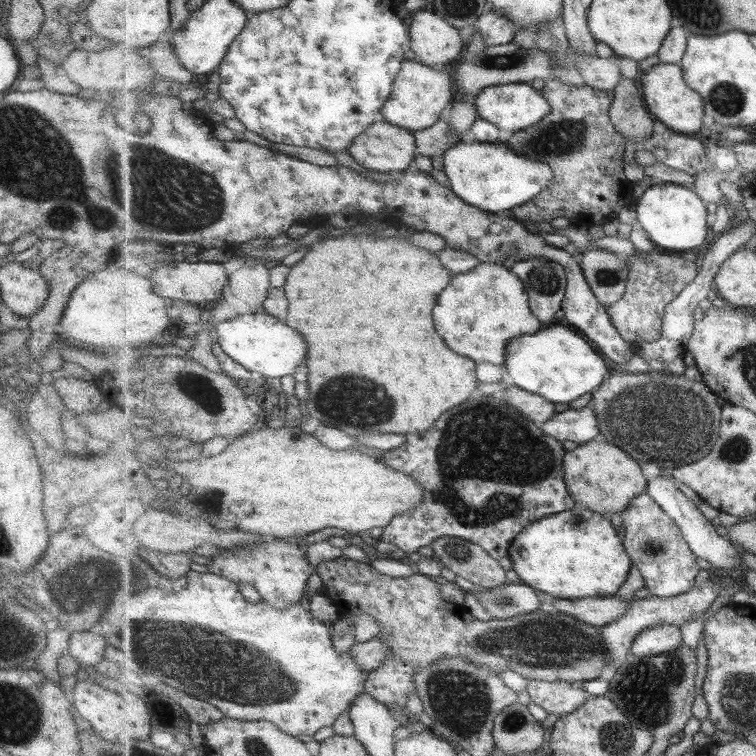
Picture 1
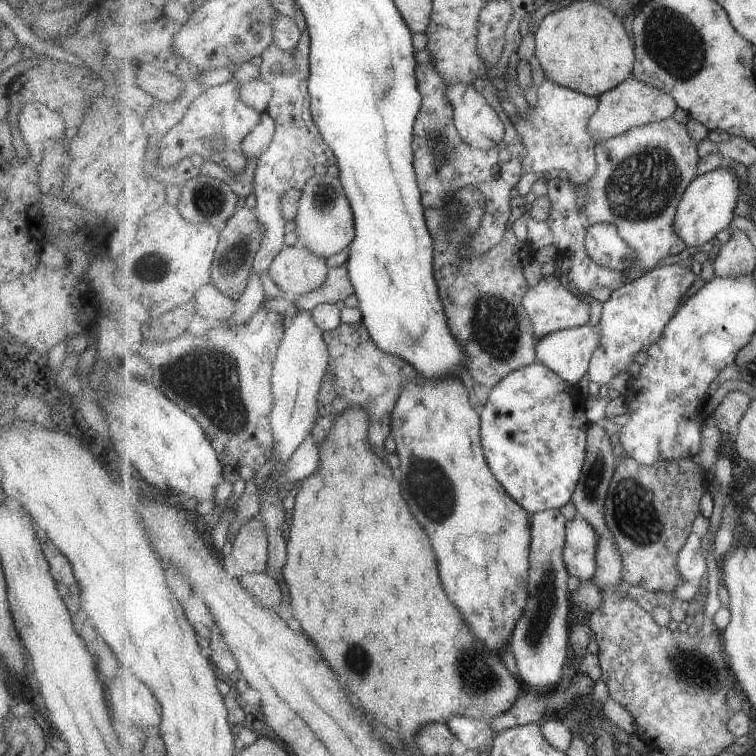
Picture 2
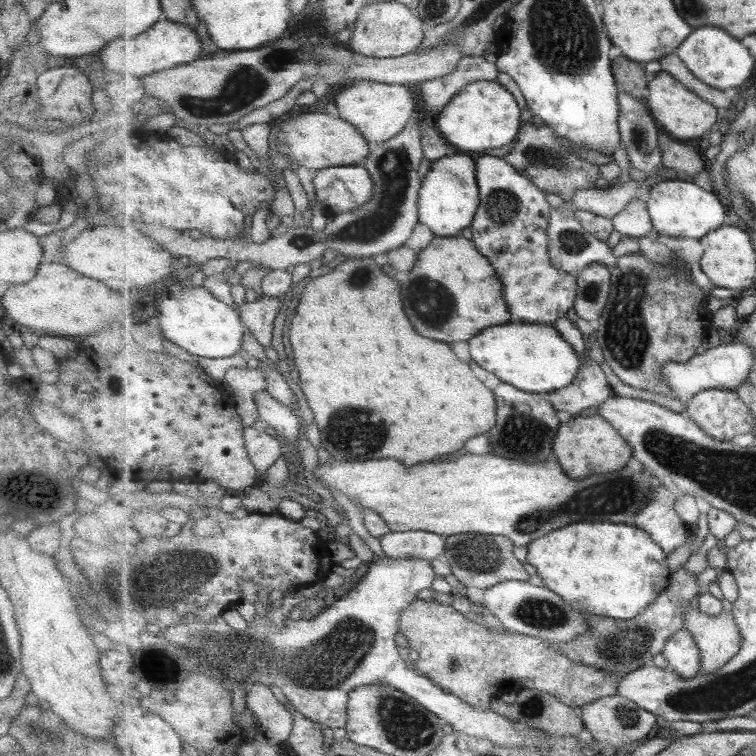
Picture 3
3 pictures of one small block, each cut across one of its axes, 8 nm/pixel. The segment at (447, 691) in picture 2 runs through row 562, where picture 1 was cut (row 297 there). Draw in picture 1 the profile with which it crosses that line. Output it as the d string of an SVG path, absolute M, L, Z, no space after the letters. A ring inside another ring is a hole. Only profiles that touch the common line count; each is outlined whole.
M402 233L389 238L377 238L377 236L369 236L369 234L359 234L359 236L349 234L349 236L343 236L343 238L318 240L316 243L311 244L307 254L292 267L283 288L290 303L287 312L287 324L301 331L305 340L309 343L306 364L309 364L309 368L311 368L311 378L308 377L307 380L310 395L304 406L305 414L317 418L325 426L339 428L339 430L343 430L353 438L363 433L406 435L410 432L429 430L444 412L463 404L469 399L479 384L476 367L478 363L471 360L471 358L465 358L465 356L453 352L445 344L445 340L439 336L439 332L435 328L435 322L433 322L433 308L437 306L437 298L451 284L451 280L453 280L453 271L441 262L438 254L413 244ZM381 278L383 278L383 284L407 284L407 286L381 286Z

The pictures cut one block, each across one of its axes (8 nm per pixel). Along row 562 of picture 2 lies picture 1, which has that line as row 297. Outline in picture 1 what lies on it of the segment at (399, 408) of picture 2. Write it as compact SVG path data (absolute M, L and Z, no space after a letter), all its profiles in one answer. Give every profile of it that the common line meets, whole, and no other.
M491 262L480 263L475 270L453 278L453 284L439 298L435 320L441 336L449 340L449 348L477 363L489 362L495 366L507 363L506 354L513 339L523 334L537 334L544 324L532 311L520 276L500 263Z

